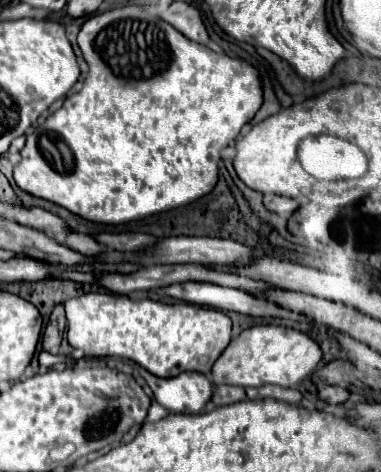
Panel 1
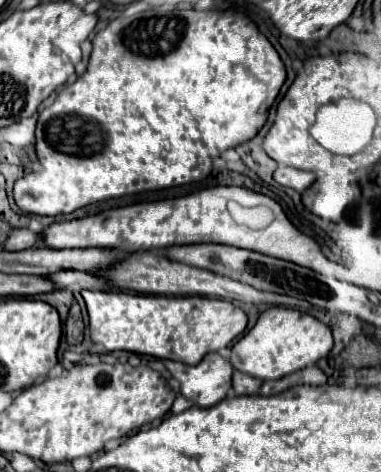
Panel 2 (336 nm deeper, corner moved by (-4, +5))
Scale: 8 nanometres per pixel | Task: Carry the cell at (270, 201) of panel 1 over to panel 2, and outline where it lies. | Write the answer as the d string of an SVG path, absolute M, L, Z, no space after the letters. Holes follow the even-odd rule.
M280 165L276 171L274 171L274 179L284 185L284 187L292 187L296 189L298 193L302 193L306 187L310 187L316 179L316 175L312 171L302 171L302 169L296 169L296 167L286 167L286 165Z

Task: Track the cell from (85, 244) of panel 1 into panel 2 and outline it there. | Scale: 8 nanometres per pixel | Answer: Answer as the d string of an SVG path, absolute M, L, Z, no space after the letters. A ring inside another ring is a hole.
M12 229L12 233L8 235L6 243L2 245L2 249L6 251L20 251L20 249L28 249L34 243L40 243L40 235L30 231L30 229Z

